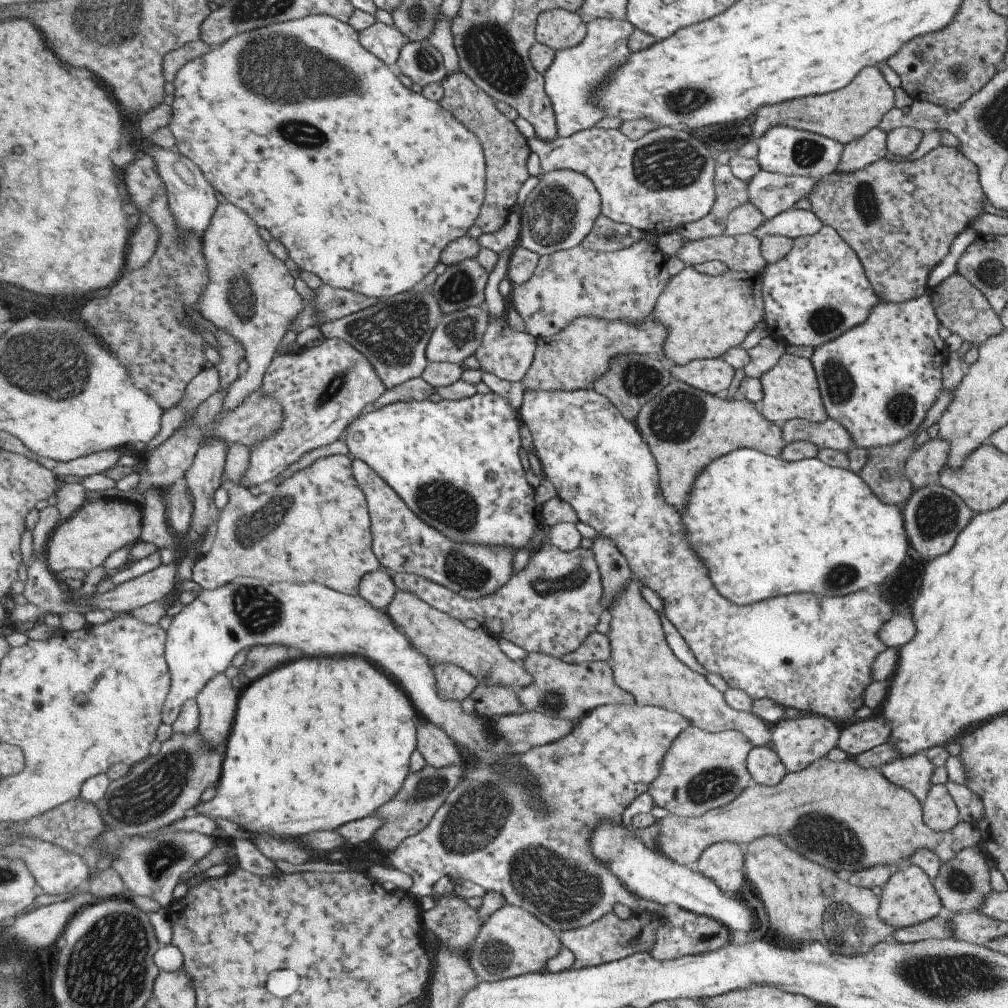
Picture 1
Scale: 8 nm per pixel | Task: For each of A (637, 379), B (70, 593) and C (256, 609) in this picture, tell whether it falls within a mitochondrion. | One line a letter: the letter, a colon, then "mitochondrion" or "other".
A: mitochondrion
B: other
C: mitochondrion

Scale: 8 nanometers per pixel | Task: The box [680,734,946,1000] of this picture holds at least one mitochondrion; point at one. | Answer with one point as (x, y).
(833, 839)

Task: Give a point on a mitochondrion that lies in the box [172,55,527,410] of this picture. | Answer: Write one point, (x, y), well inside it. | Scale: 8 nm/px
(392, 333)

